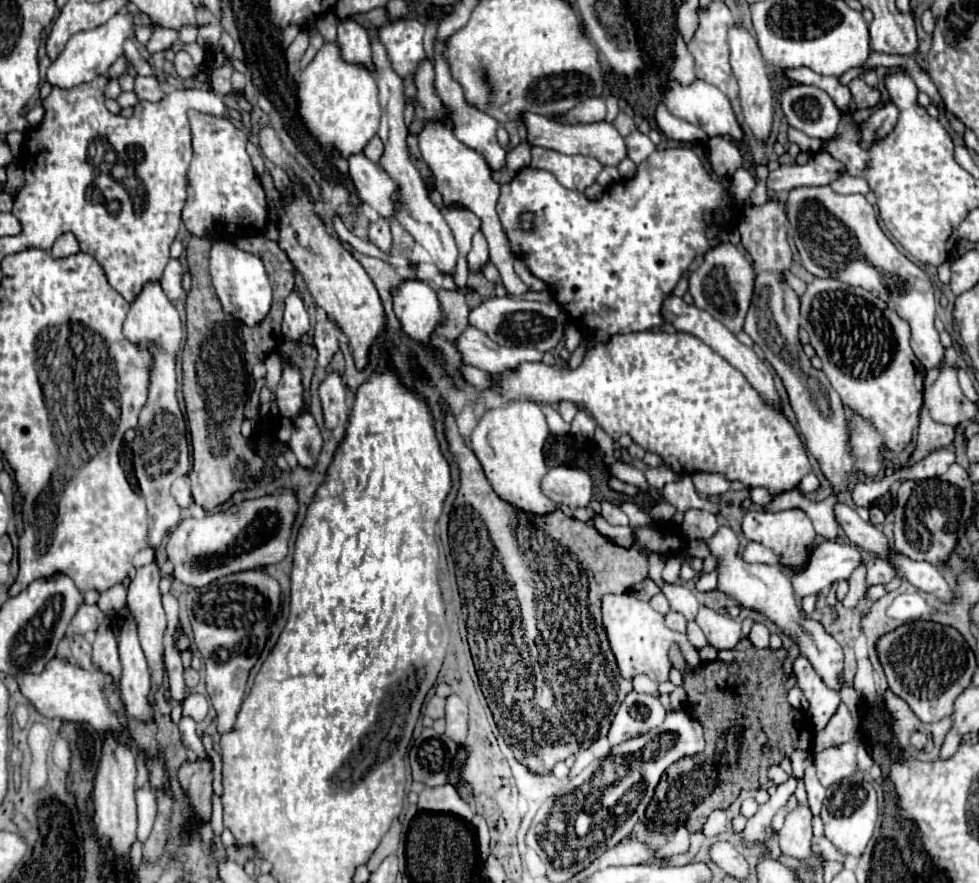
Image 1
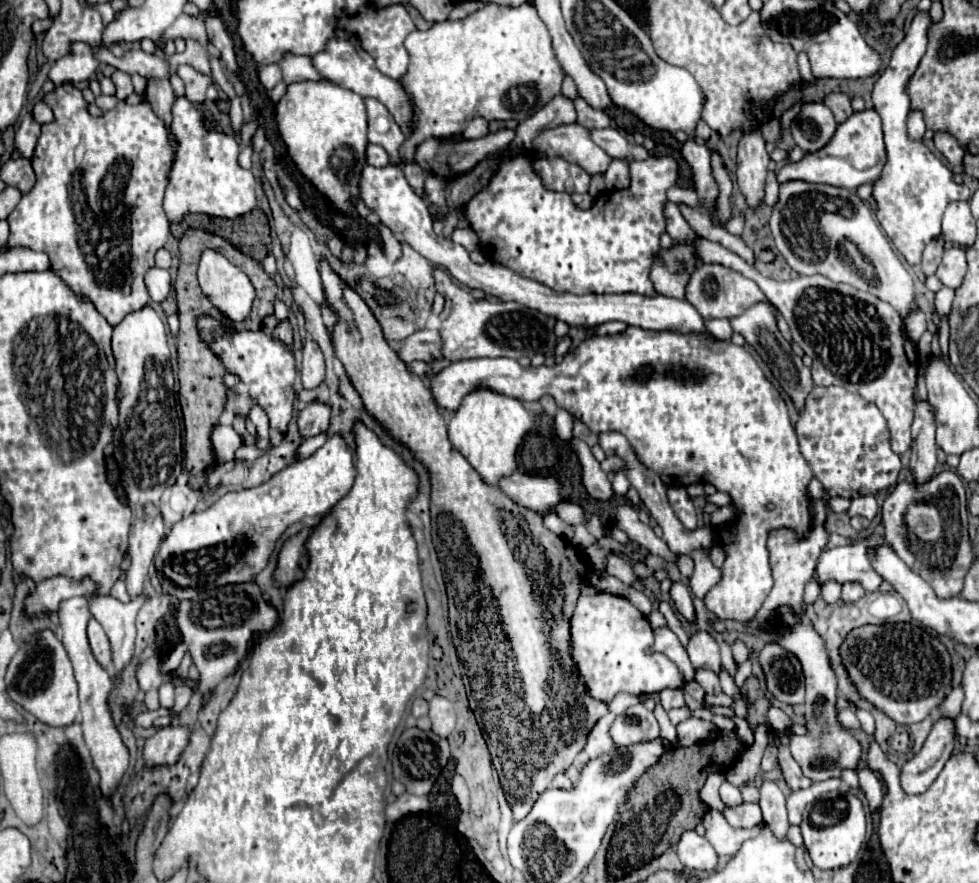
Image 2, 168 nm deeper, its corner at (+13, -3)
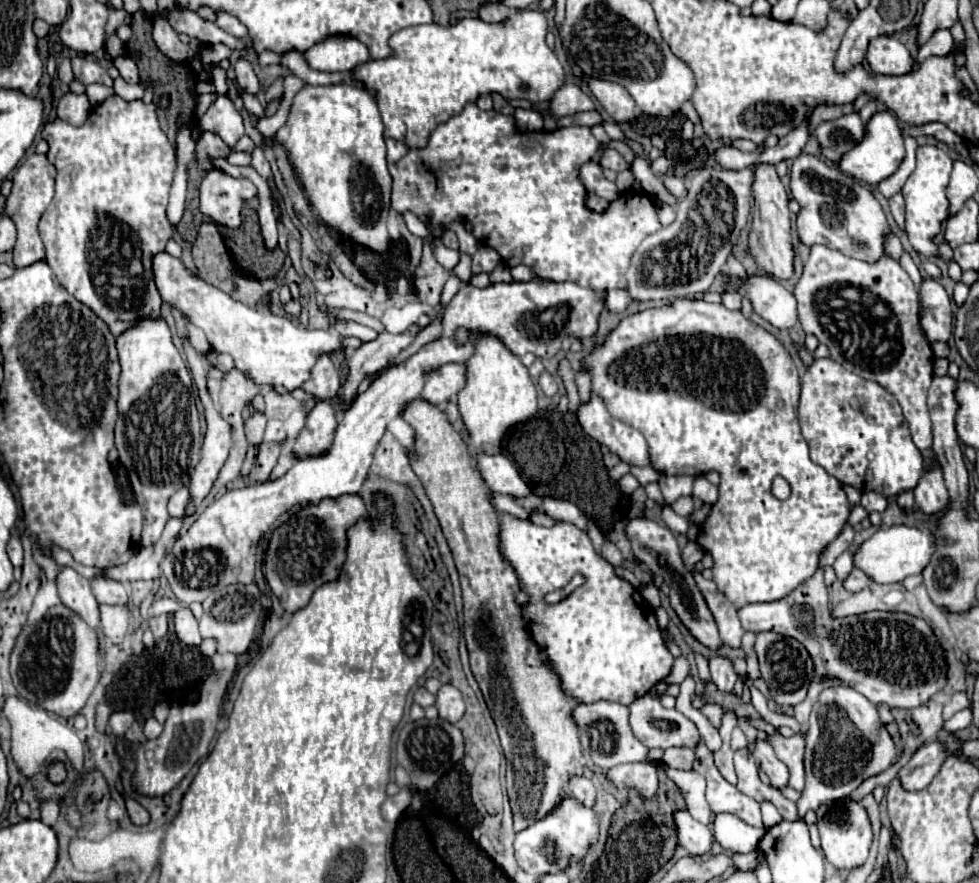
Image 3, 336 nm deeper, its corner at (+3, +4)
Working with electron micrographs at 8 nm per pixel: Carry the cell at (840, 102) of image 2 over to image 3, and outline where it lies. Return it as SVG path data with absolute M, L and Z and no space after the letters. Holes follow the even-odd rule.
M848 103L848 105L818 105L812 115L810 115L810 129L814 129L820 121L830 121L830 119L838 119L846 113L852 113L854 111L854 105Z

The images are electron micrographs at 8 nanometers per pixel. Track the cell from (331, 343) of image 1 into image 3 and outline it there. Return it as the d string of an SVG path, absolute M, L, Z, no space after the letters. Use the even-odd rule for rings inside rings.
M326 353L318 359L318 363L312 369L310 379L302 385L306 393L312 393L316 397L334 397L340 389L338 383L338 369L332 363L332 357Z

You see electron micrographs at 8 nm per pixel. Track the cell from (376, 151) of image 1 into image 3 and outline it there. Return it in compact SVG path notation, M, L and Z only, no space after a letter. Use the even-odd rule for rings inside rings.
M386 137L386 147L388 147L388 163L394 163L394 161L402 159L408 153L406 145L402 145L400 141L390 139L390 137Z

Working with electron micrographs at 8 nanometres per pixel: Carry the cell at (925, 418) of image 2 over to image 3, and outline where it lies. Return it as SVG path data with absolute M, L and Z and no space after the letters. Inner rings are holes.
M936 459L924 471L918 485L914 487L914 499L916 499L916 509L920 509L926 515L940 513L948 505L948 493L944 487L942 467Z

